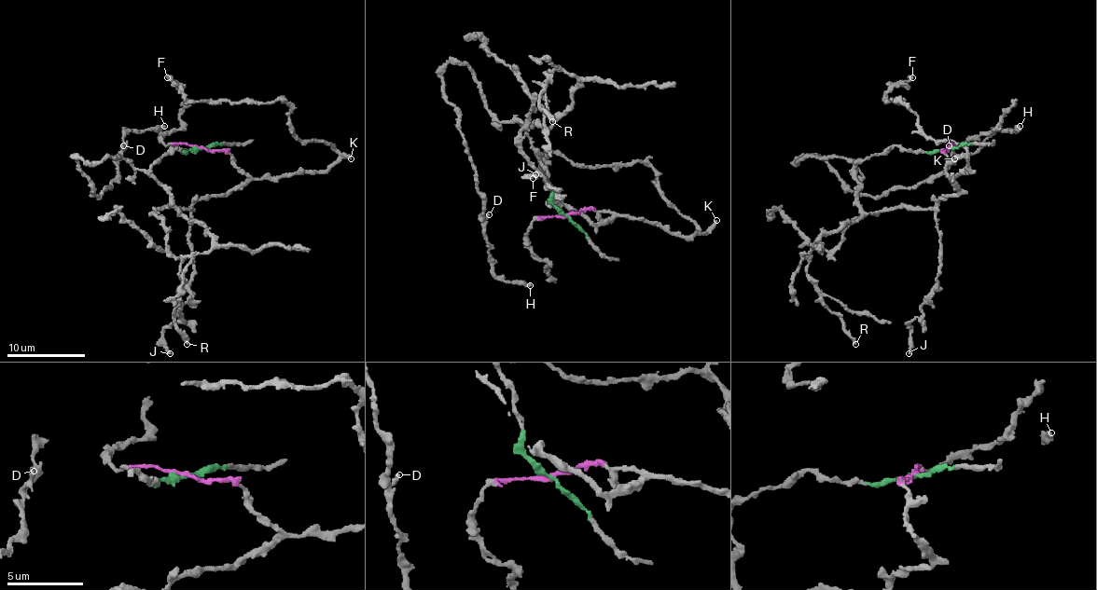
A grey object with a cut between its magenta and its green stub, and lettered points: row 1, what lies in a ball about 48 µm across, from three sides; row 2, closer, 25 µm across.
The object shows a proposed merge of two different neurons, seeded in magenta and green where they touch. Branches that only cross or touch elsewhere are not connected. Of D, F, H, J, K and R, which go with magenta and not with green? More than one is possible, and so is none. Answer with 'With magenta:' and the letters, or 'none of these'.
With magenta: F, J, K

